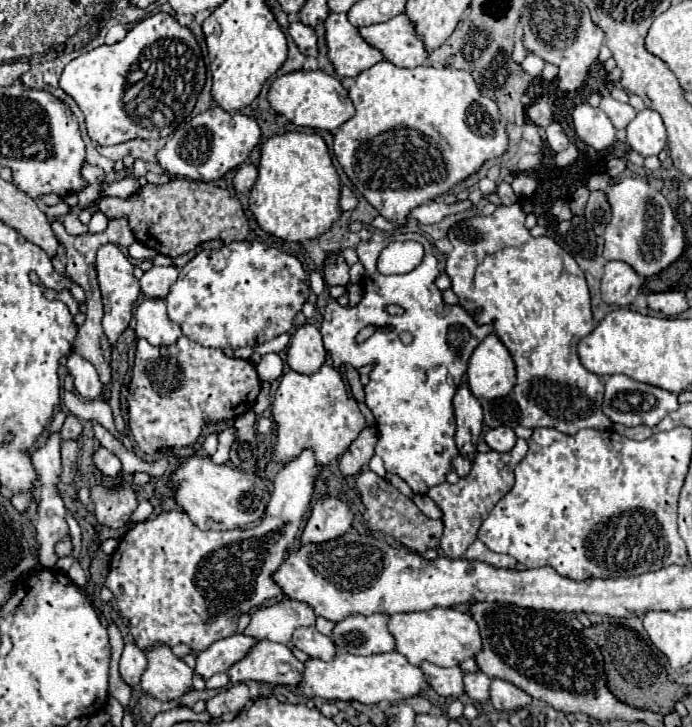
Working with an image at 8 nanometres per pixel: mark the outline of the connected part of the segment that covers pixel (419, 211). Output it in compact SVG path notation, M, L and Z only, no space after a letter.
M432 200L432 202L426 202L426 204L418 206L418 208L414 208L412 214L410 214L410 218L416 218L416 220L422 222L422 224L436 224L436 222L440 222L444 216L456 214L456 212L462 212L462 210L468 210L470 206L472 206L470 200L466 200L466 202L456 202L456 204L452 204L452 206L446 206L446 204L440 202L440 200Z

